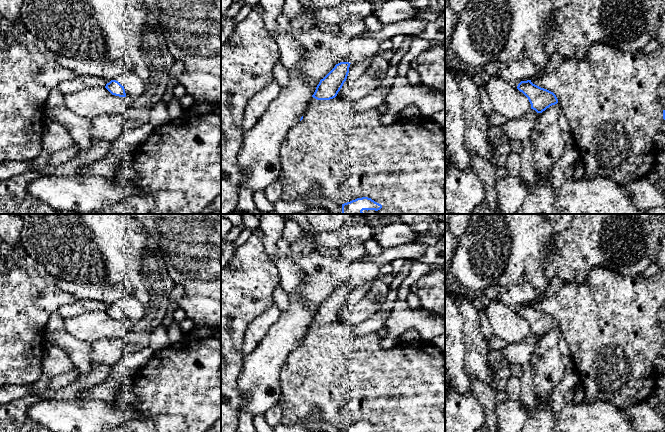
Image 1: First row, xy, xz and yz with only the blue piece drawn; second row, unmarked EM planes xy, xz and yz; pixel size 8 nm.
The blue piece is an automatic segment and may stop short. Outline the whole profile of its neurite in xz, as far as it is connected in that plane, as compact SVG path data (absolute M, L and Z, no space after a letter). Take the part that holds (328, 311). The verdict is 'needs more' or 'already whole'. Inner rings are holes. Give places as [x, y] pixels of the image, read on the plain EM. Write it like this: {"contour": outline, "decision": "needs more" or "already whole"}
{"contour": "M371 282L358 286L340 286L320 304L316 311L313 322L317 324L330 324L337 320L344 306L356 304L367 293Z", "decision": "needs more"}

